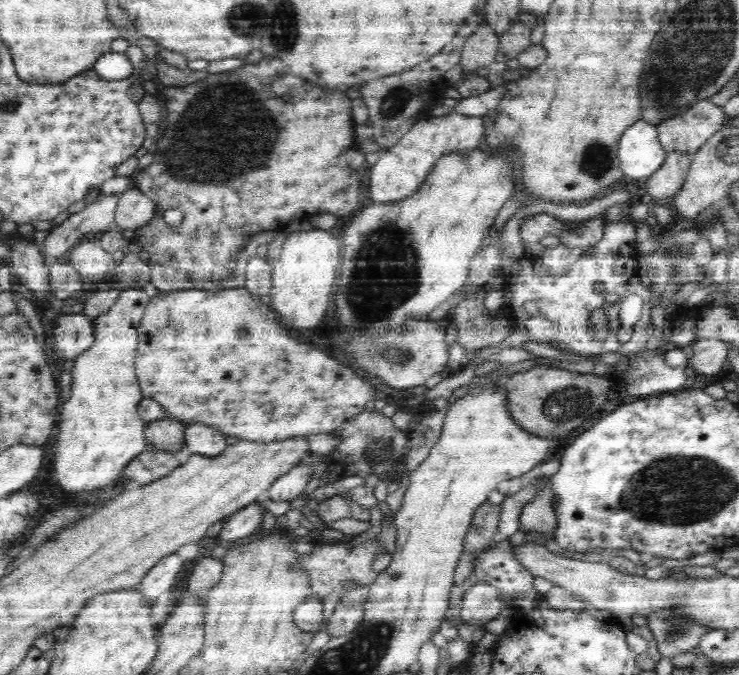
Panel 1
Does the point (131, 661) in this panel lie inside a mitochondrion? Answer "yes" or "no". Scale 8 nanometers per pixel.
no

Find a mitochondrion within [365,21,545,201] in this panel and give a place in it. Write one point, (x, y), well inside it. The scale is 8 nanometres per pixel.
(399, 99)

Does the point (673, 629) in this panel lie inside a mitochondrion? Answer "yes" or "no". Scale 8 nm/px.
yes

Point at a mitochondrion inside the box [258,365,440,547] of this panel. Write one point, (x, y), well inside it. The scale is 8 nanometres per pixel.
(381, 451)

